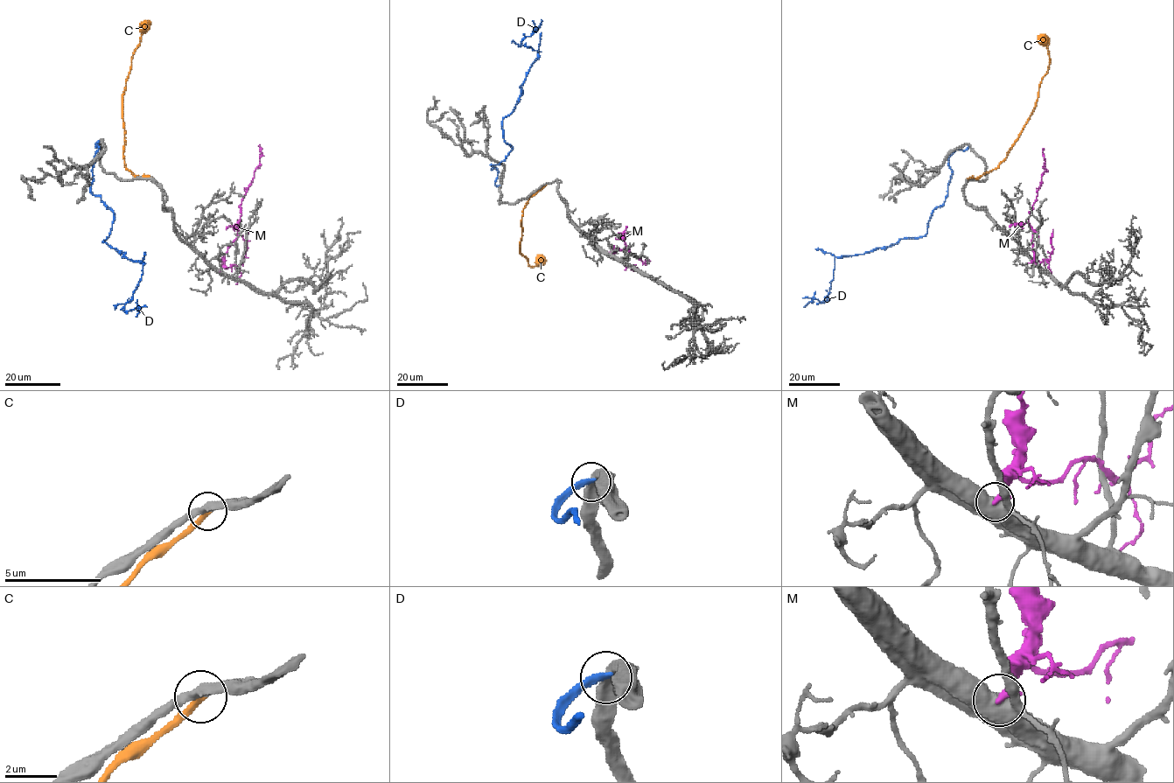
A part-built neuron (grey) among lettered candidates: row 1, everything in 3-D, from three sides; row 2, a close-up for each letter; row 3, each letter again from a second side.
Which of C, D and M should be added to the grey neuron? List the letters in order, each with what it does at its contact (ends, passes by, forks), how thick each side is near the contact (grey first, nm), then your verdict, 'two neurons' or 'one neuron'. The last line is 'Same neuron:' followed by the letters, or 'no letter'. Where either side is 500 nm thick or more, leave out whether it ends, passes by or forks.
C: it ends; calibres 400 and 320 nm; one neuron
D: it ends; calibres 480 and 240 nm; two neurons
M: calibres 550 and 280 nm; two neurons
Same neuron: C

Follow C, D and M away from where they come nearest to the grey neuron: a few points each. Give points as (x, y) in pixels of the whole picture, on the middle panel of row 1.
C: (547, 184), (532, 196), (525, 206), (520, 222), (520, 252), (529, 266), (544, 260)
D: (499, 185), (491, 164), (512, 150), (503, 140), (502, 120), (515, 106), (539, 52), (522, 40), (541, 19)
M: (610, 252), (625, 250), (628, 246), (630, 253), (646, 261)

